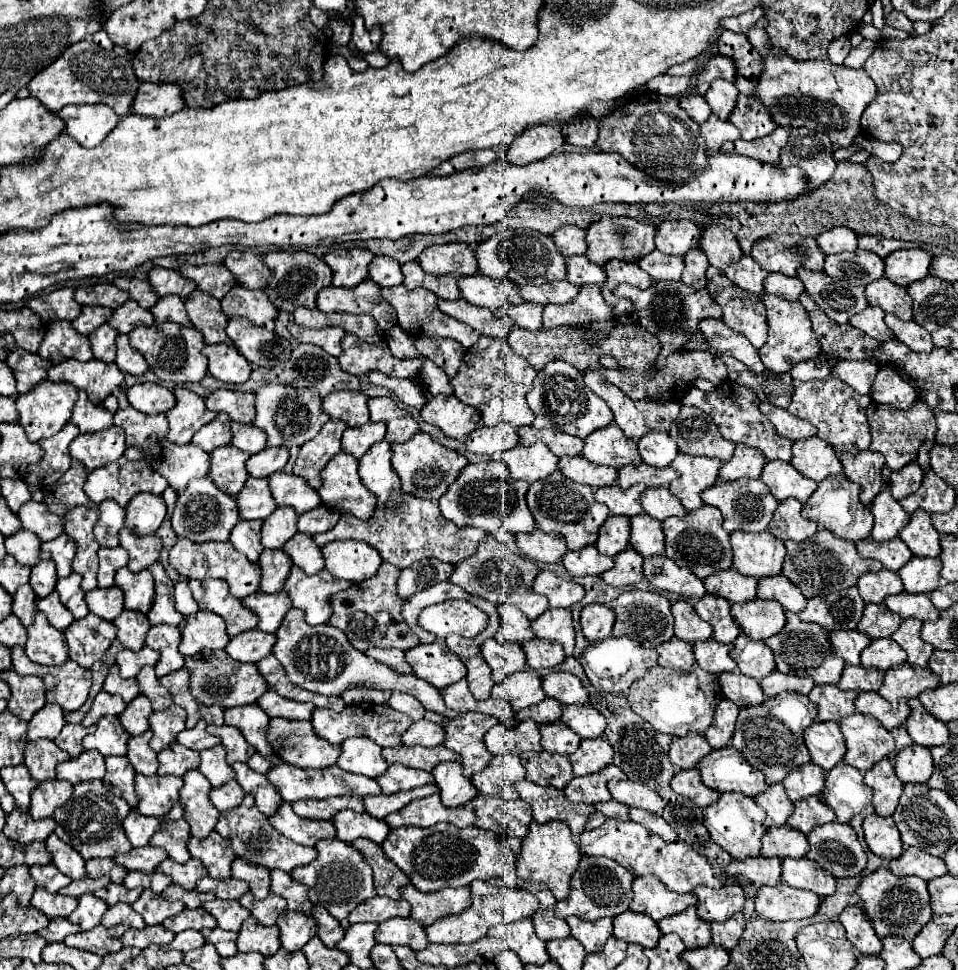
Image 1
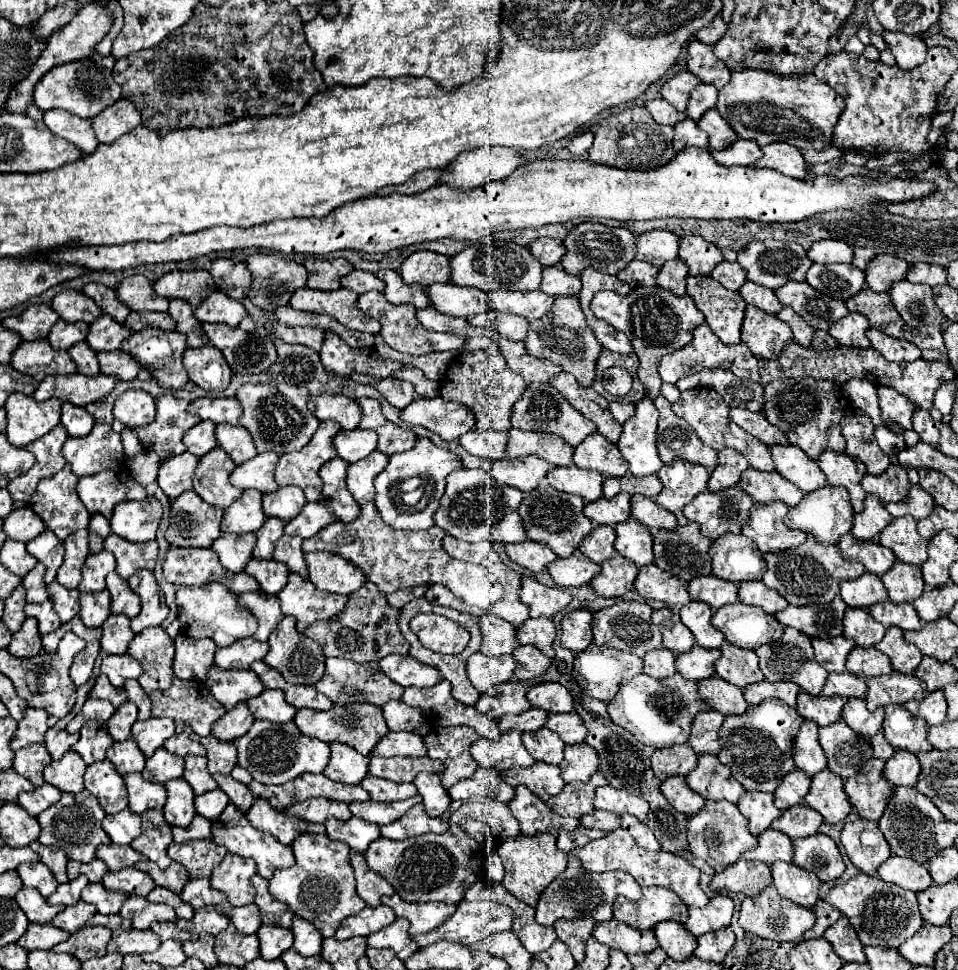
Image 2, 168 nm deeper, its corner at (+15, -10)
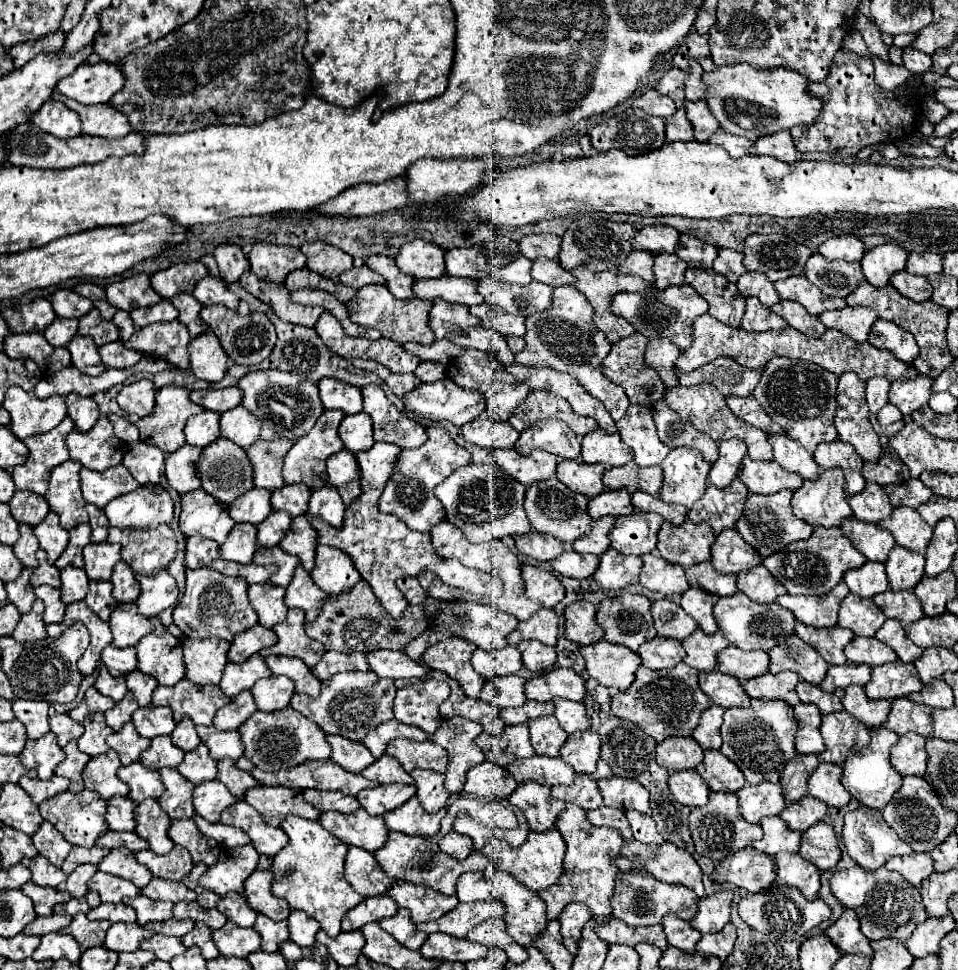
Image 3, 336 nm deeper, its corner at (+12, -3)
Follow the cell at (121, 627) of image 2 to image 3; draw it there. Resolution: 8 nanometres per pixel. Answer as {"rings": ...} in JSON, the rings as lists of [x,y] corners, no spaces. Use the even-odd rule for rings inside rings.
{"rings":[[[119,604],[111,618],[109,618],[109,626],[113,632],[113,646],[115,648],[127,648],[127,646],[137,646],[137,642],[153,632],[153,624],[151,618],[139,614],[137,604]]]}

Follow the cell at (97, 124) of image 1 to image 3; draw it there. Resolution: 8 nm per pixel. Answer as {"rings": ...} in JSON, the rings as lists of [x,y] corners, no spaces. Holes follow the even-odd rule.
{"rings":[[[55,100],[45,102],[31,116],[31,124],[57,138],[73,138],[81,134],[81,122],[79,122],[77,112],[69,110],[65,104],[55,102]]]}

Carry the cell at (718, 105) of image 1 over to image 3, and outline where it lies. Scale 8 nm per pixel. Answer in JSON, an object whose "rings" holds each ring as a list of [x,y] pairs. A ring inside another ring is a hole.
{"rings":[[[691,60],[689,74],[687,74],[687,80],[685,80],[685,98],[687,100],[701,100],[701,98],[705,98],[707,90],[703,88],[701,76],[703,76],[703,68],[695,60]]]}

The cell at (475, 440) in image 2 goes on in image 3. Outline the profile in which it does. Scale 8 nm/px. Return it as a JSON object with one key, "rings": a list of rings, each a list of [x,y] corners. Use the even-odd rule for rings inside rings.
{"rings":[[[487,416],[467,422],[461,430],[467,442],[483,448],[513,448],[519,440],[519,432],[509,422],[489,420]]]}

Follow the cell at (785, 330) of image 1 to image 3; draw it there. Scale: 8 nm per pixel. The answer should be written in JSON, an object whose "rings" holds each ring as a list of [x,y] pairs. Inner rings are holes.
{"rings":[[[747,298],[745,314],[741,318],[741,328],[751,332],[765,332],[765,330],[787,328],[787,322],[781,316],[775,316],[775,312],[771,312],[769,308],[763,308],[759,300]]]}

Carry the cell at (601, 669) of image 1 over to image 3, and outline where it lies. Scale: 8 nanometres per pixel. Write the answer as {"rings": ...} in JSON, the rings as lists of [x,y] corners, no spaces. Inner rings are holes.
{"rings":[[[607,640],[583,646],[581,654],[587,662],[589,676],[613,690],[629,688],[635,680],[637,668],[641,666],[641,658],[637,652],[621,644],[611,644]]]}

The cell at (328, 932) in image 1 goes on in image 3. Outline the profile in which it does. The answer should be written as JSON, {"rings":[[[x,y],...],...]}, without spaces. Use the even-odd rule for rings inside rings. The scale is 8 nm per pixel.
{"rings":[[[293,910],[287,918],[289,924],[289,934],[291,940],[299,946],[313,946],[315,942],[315,934],[319,930],[319,922],[313,920],[311,916],[307,916],[303,910]]]}

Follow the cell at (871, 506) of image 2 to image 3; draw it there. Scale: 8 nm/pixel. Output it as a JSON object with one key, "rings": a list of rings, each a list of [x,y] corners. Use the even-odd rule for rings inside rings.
{"rings":[[[867,482],[863,492],[849,496],[849,506],[851,506],[855,518],[863,520],[863,522],[881,522],[893,510],[883,486],[875,484],[875,482]]]}

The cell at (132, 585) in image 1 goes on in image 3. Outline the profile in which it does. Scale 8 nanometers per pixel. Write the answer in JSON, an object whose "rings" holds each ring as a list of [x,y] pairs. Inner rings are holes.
{"rings":[[[123,560],[117,562],[111,582],[113,582],[113,598],[117,602],[135,602],[137,600],[139,582],[135,580],[135,572],[131,570],[131,566],[123,564]]]}

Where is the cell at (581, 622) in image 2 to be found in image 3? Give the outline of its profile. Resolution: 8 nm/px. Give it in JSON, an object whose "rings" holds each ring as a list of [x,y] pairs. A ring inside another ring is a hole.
{"rings":[[[573,602],[565,608],[565,634],[569,640],[587,646],[603,638],[603,630],[595,620],[597,608],[591,602]]]}

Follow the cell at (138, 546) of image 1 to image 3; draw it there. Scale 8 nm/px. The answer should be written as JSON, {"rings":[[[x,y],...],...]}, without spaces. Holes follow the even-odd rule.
{"rings":[[[169,524],[137,530],[109,528],[107,540],[121,546],[123,562],[127,562],[141,576],[151,576],[159,570],[165,570],[179,552],[177,538]]]}

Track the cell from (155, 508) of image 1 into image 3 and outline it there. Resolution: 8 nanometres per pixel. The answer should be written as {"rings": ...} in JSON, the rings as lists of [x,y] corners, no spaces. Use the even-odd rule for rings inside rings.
{"rings":[[[139,486],[103,508],[109,524],[117,528],[155,528],[163,522],[169,524],[173,510],[173,500],[161,486]]]}

